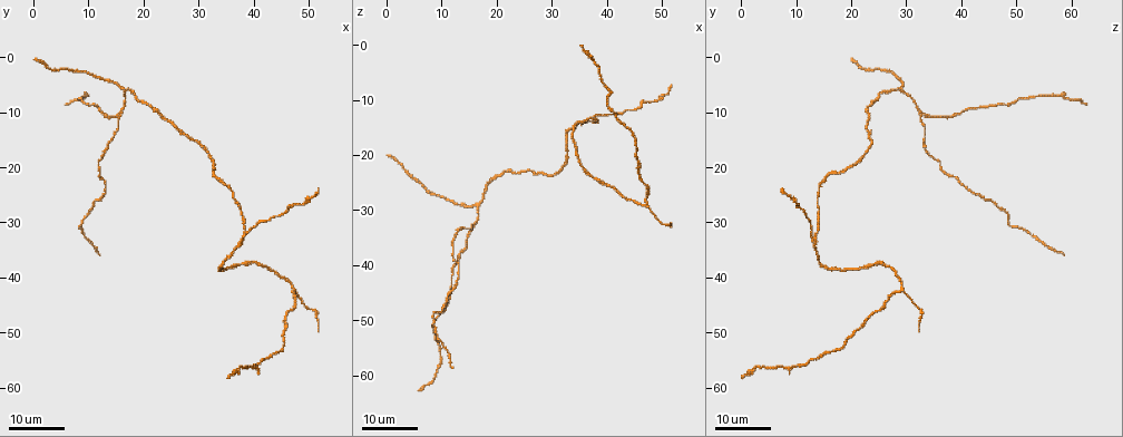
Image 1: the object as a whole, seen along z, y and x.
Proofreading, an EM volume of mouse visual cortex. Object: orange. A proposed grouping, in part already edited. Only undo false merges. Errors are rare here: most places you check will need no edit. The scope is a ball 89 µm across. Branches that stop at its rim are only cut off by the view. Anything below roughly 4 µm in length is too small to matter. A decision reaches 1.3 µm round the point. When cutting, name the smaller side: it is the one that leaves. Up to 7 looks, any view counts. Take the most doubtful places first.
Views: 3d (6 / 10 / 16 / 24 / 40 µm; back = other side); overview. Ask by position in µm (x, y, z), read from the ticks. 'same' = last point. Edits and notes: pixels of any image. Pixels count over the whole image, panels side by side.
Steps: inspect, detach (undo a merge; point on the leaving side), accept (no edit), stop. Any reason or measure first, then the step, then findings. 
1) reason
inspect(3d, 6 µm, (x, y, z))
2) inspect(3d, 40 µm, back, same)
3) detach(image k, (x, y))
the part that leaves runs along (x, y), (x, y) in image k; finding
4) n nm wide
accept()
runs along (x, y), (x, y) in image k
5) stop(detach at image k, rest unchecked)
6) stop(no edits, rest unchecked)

two arms in line, one across
inspect(3d, 16 µm, (37.5, 33.0, 12.5))

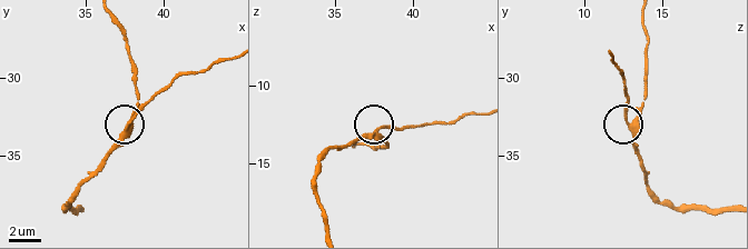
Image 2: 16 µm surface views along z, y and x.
inspect(3d, 6 µm, (37.6, 33.0, 13.0))

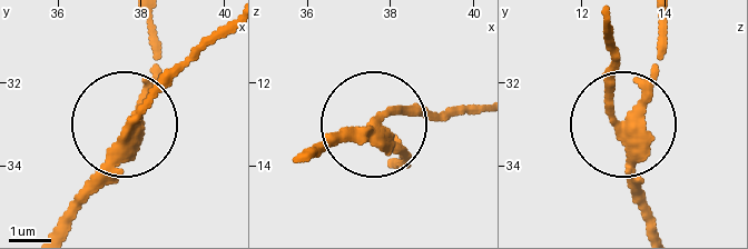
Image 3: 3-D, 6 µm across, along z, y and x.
250 nm wide
detach(image 3, (166, 86))
the part that leaves runs along (129, 127), (222, 38) in image 3; two neurons meet here

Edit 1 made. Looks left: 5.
inspect(3d, 16 µm, (47.5, 42.0, 29.0))

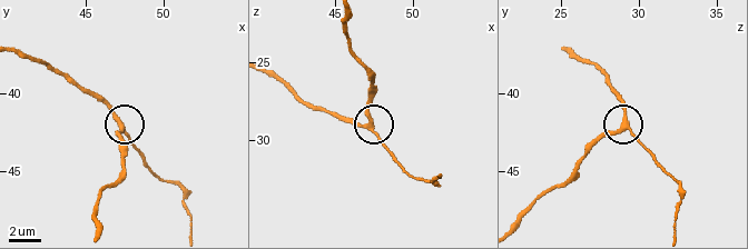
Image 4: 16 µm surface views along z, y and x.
inspect(3d, 6 µm, (47.4, 42.2, 29.0))

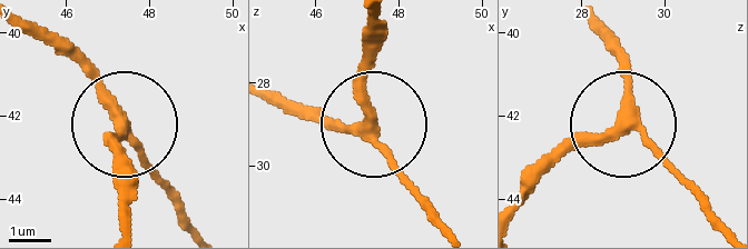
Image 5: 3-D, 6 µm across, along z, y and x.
inspect(3d, 6 µm, back, (47.35, 42.25, 29.10))

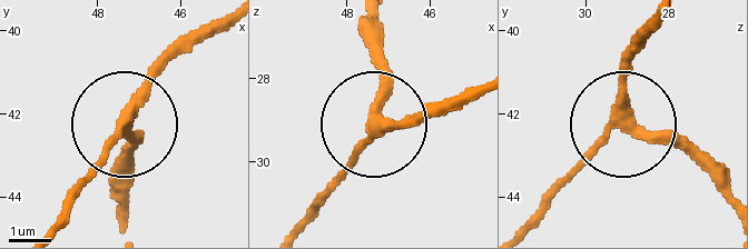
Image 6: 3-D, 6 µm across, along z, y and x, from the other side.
240 nm wide
accept()
runs along (655, 19), (616, 129), (559, 189) in image 6; one neuron here

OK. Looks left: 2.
three arms meet
inspect(3d, 16 µm, (40.5, 56.0, 7.5))

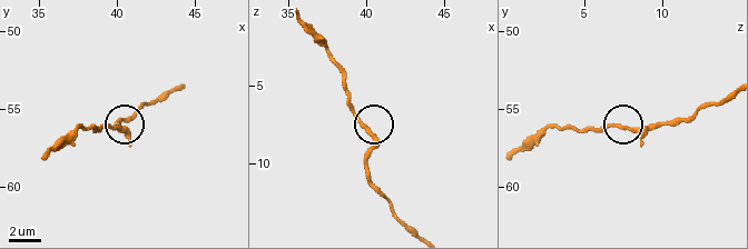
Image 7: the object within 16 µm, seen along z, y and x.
inspect(3d, 6 µm, (40.4, 56.2, 8.0))

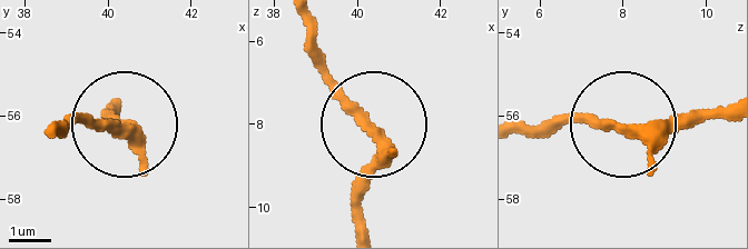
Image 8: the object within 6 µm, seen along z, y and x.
accept()
runs along (727, 113), (528, 123) in image 8; continuous, no second neuron

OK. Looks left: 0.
stop(detach at image 3, rest unchecked)

